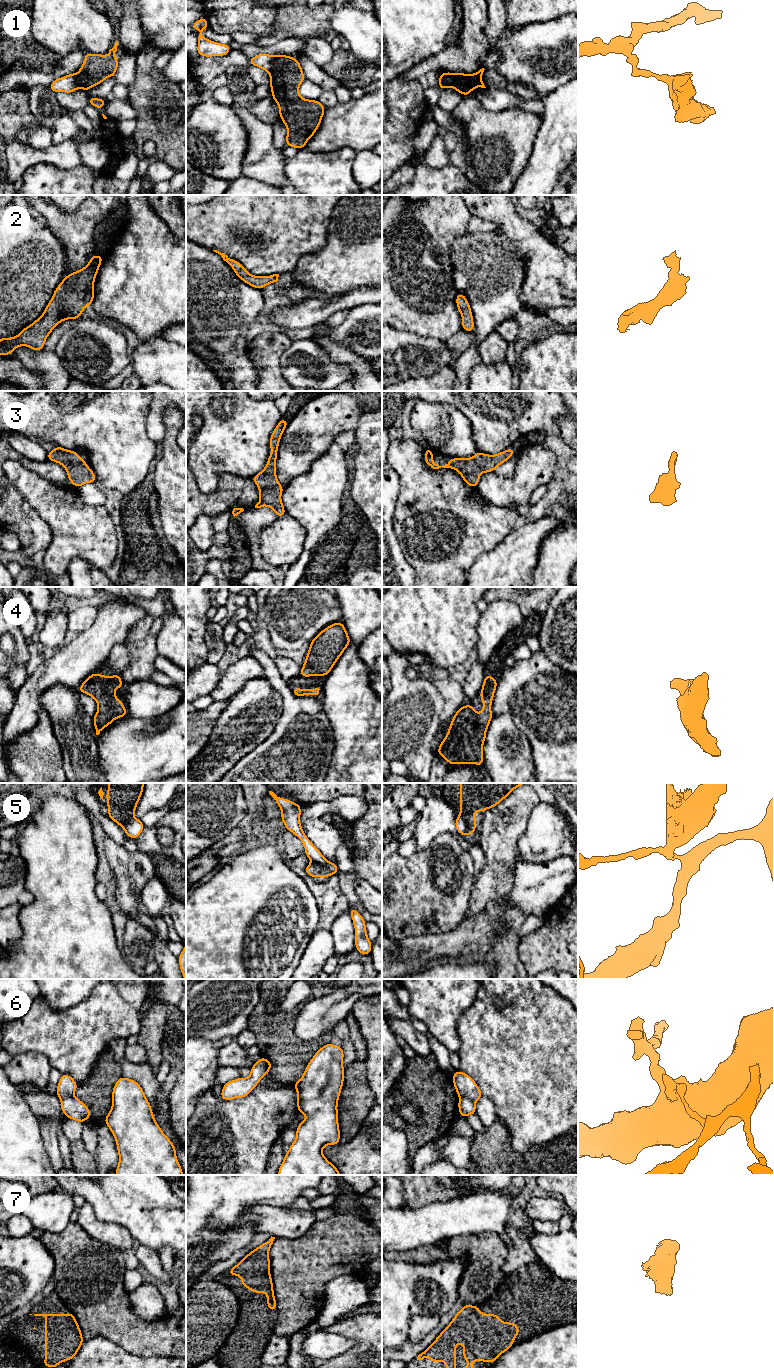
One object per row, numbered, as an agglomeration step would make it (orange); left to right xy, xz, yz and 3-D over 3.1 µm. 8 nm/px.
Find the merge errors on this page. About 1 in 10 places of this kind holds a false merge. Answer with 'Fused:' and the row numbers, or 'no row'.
Fused: 1, 5, 6

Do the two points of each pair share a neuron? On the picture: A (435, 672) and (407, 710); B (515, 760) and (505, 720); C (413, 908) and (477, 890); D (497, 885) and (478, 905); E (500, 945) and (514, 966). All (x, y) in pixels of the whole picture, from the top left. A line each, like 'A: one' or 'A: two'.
A: two
B: one
C: two
D: one
E: one

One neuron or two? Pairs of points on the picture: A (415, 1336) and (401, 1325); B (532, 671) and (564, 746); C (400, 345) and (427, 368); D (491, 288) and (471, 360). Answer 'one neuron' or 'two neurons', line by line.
A: two neurons
B: one neuron
C: one neuron
D: one neuron

